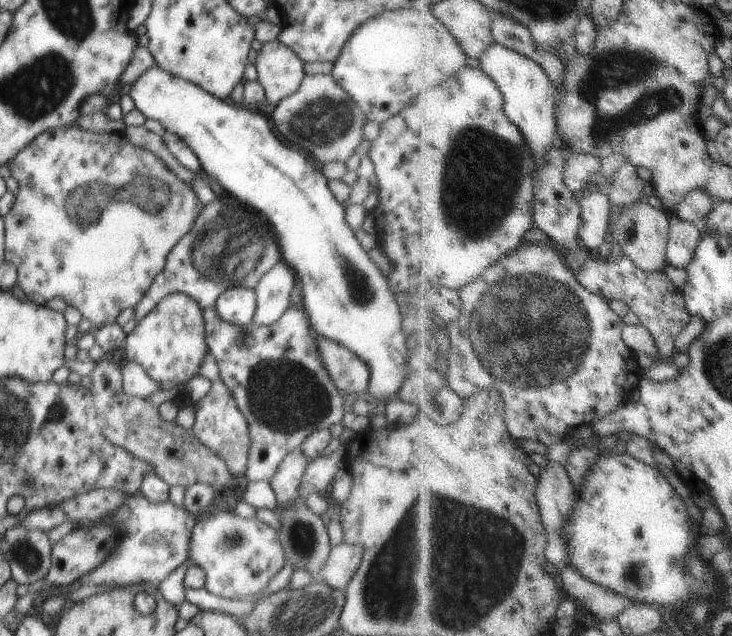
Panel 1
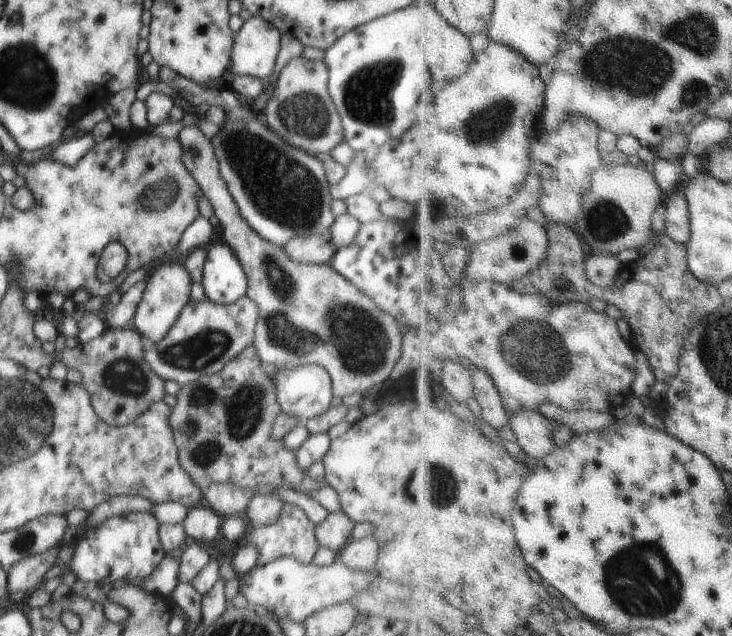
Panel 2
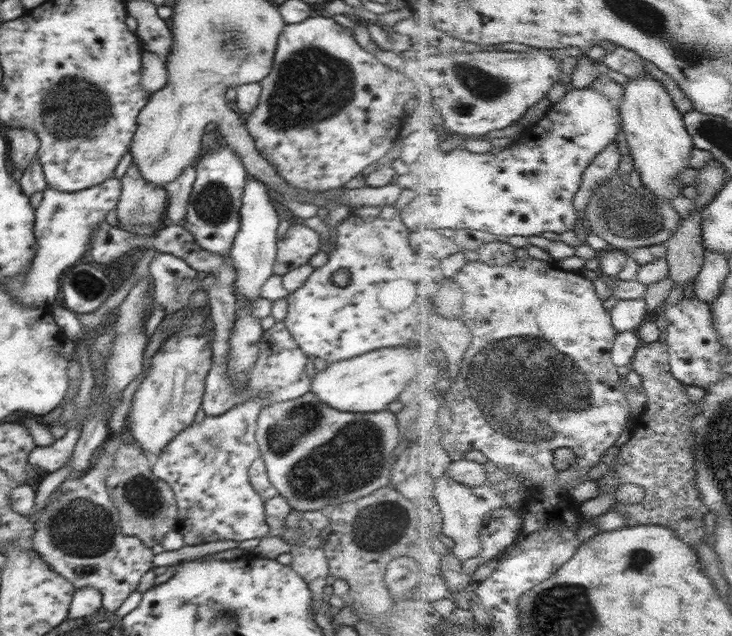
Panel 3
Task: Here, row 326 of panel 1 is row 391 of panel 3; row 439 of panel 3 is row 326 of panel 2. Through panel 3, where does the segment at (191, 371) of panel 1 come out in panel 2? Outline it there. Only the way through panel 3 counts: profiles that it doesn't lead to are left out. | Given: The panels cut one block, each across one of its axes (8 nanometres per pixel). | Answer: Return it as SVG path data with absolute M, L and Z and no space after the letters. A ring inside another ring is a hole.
M168 262L154 267L147 275L146 288L132 319L132 327L136 328L147 344L160 342L174 326L182 308L191 302L191 276L186 270L185 263Z

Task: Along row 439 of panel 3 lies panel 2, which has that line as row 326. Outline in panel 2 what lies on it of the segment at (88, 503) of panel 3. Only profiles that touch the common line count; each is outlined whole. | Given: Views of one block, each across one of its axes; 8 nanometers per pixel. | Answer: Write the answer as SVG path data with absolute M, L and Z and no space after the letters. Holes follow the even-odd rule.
M144 277L144 279L136 282L121 296L117 305L108 308L108 312L101 313L108 328L121 329L132 326L136 308L142 298L144 288L146 288L146 280L147 277Z

